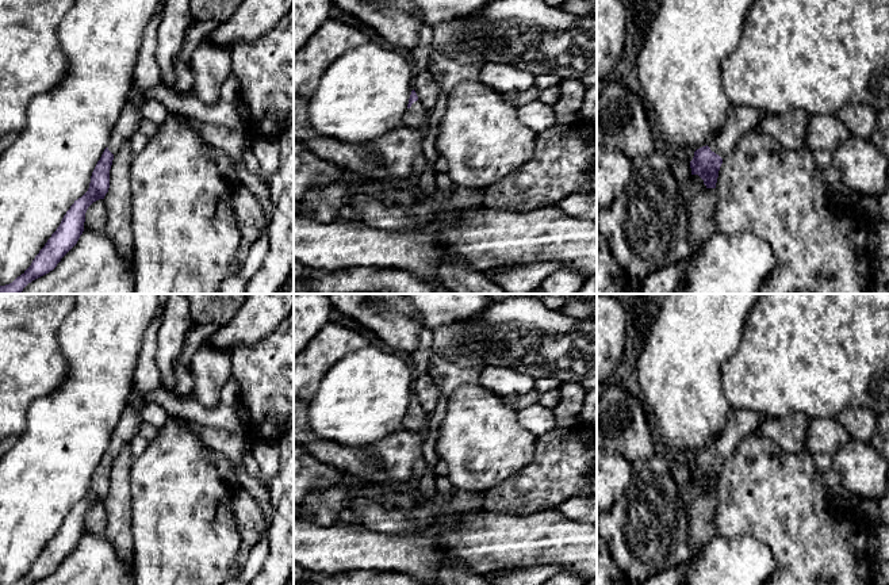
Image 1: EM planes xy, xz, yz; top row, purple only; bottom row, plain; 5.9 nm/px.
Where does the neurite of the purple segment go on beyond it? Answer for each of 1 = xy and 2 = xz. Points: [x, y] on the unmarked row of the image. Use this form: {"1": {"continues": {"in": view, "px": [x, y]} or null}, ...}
{"1": {"continues": {"in": "xy", "px": [127, 427]}}, "2": {"continues": {"in": "xz", "px": [417, 420]}}}

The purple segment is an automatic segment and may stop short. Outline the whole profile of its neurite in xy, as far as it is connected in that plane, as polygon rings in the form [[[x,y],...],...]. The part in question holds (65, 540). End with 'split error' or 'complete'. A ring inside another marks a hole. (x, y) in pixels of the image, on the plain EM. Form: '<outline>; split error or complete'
[[[127,405],[112,432],[108,450],[104,452],[92,475],[88,494],[81,501],[74,504],[74,506],[64,519],[60,529],[35,559],[31,569],[14,585],[32,585],[49,577],[77,547],[84,535],[85,516],[88,511],[93,505],[104,502],[106,497],[108,496],[110,473],[114,459],[126,444],[130,444],[133,437],[137,435],[141,422],[142,416],[139,410]]]; split error

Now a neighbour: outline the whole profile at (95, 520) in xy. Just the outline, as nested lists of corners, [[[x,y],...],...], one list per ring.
[[[103,502],[93,505],[87,516],[85,516],[85,525],[84,534],[104,536],[107,527],[107,516]]]

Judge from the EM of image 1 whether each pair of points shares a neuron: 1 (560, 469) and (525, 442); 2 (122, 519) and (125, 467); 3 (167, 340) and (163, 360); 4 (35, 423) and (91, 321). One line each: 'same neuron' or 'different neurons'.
1: different neurons
2: same neuron
3: same neuron
4: same neuron

